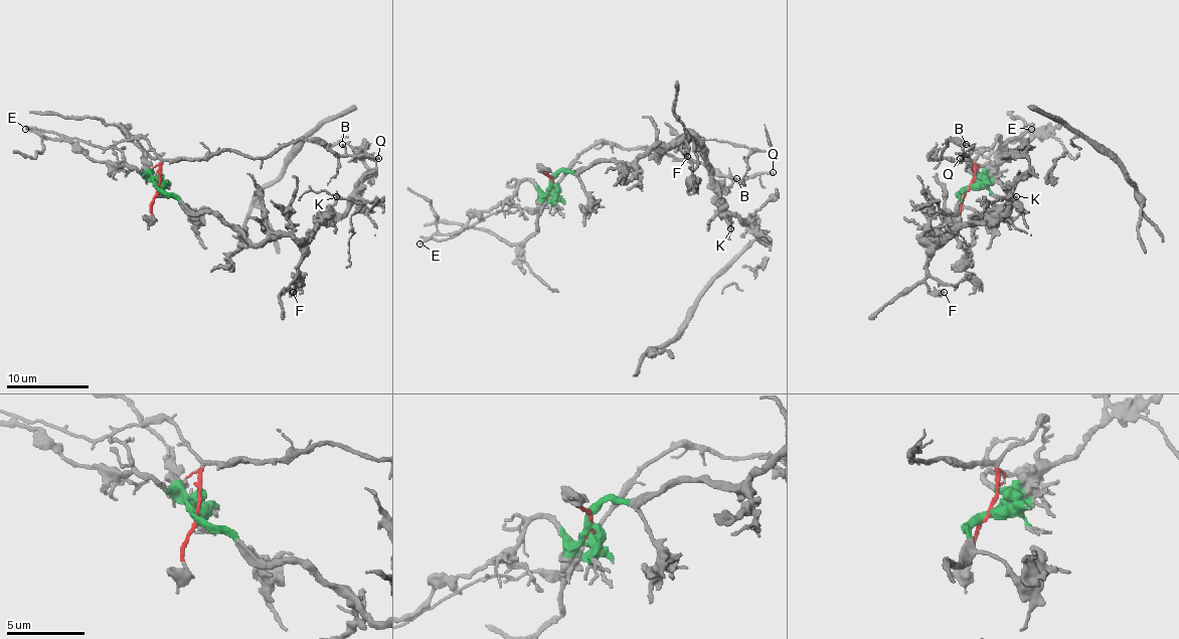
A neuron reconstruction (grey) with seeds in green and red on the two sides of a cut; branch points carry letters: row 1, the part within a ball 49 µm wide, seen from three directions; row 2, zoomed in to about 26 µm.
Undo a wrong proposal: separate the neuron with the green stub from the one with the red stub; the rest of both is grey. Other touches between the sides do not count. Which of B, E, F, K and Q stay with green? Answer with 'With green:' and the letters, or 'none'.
With green: E, F, K

